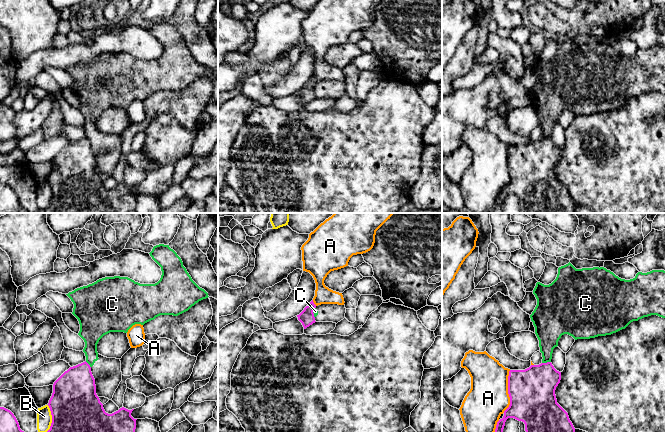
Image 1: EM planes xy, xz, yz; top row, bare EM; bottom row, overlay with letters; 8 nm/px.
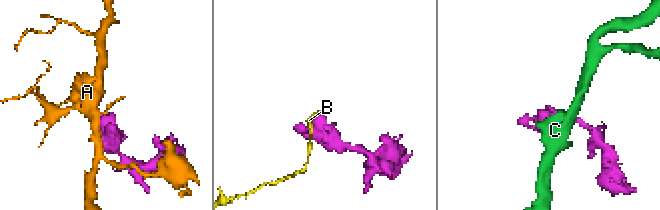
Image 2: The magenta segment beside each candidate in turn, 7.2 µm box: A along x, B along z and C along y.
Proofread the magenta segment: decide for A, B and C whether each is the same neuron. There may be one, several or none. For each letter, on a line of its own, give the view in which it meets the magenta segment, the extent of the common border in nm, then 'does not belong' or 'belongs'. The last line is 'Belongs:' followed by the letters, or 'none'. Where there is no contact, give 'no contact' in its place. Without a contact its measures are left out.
A: contact in yz; length 340 nm; does not belong
B: contact in xy; length 220 nm; does not belong
C: contact in yz; length 70 nm; does not belong
Belongs: none

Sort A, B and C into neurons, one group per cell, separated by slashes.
A / B / C

